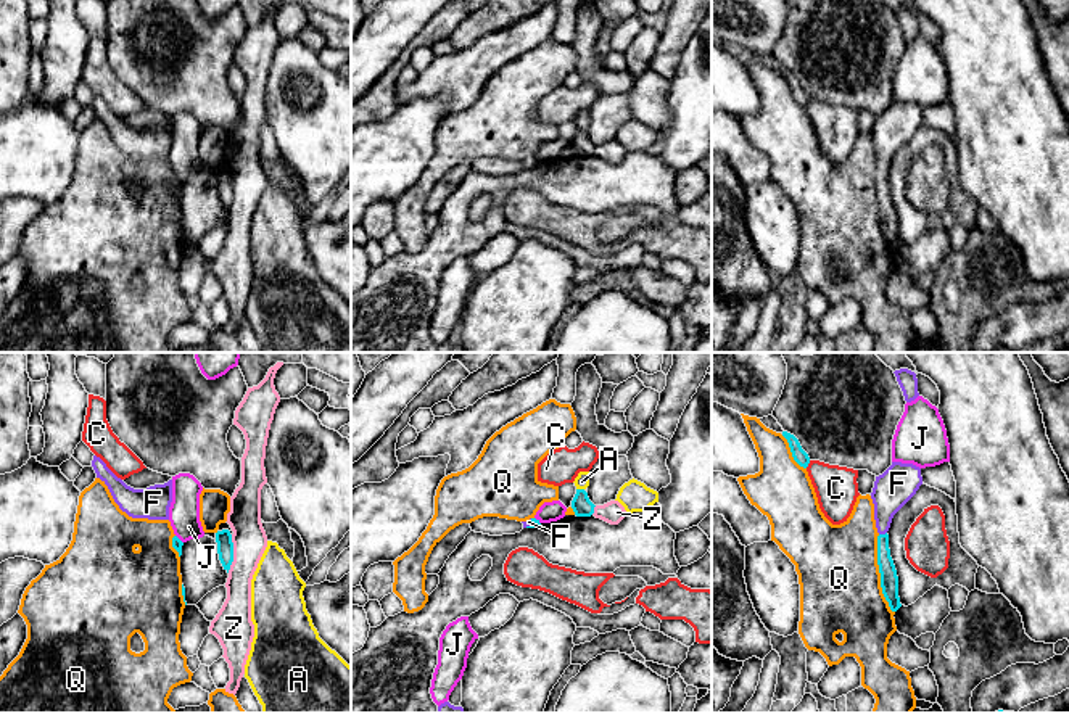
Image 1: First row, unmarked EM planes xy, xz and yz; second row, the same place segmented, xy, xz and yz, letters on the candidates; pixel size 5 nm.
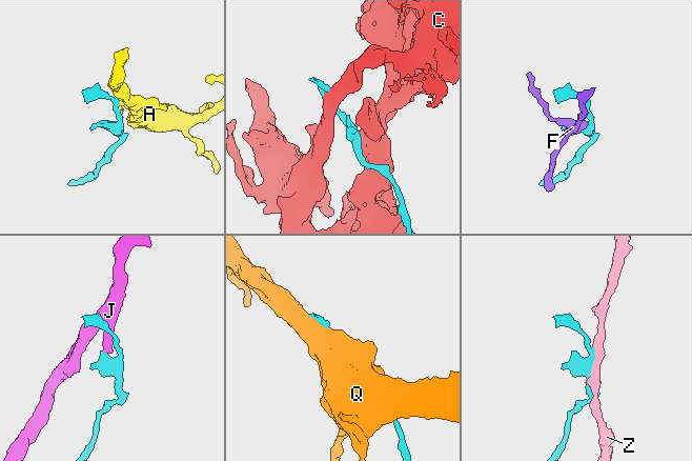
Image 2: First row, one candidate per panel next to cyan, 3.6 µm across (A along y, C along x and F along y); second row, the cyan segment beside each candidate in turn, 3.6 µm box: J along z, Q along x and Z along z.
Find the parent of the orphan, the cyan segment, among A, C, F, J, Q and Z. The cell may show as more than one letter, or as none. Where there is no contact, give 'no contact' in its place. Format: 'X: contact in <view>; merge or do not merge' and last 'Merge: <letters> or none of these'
A: contact in xz; do not merge
C: contact in yz; do not merge
F: contact in yz; merge
J: contact in xy; do not merge
Q: contact in yz; do not merge
Z: contact in xy; do not merge
Merge: F

